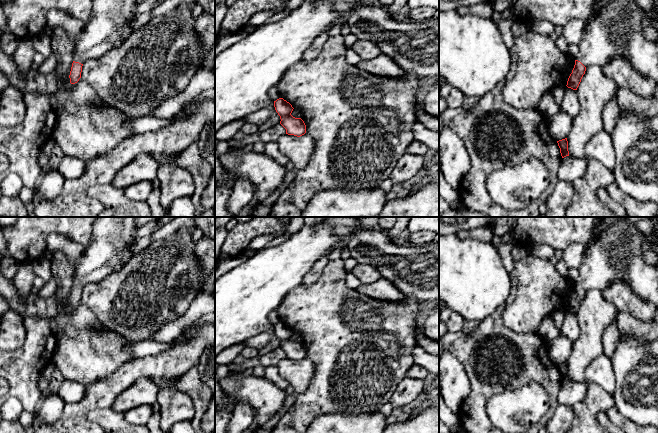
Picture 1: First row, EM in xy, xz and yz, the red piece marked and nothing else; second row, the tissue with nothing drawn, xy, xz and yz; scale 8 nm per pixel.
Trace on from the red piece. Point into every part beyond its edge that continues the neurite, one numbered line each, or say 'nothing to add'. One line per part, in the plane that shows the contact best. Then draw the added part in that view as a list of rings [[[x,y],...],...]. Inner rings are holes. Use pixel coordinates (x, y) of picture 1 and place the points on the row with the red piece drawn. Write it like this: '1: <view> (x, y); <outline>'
1: xy (109, 26); [[[93,0],[92,16],[85,23],[82,34],[74,46],[73,61],[84,64],[87,60],[95,60],[124,43],[133,32],[130,23],[135,18],[136,5],[136,0]]]

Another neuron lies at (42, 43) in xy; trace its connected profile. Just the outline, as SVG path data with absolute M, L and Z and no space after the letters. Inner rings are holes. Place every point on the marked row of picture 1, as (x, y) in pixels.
M41 32L39 35L32 38L32 42L35 51L42 54L45 59L52 54L51 36L46 32Z

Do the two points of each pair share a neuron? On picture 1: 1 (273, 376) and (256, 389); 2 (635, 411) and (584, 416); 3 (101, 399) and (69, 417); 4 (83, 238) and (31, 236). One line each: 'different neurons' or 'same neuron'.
1: different neurons
2: different neurons
3: same neuron
4: same neuron

